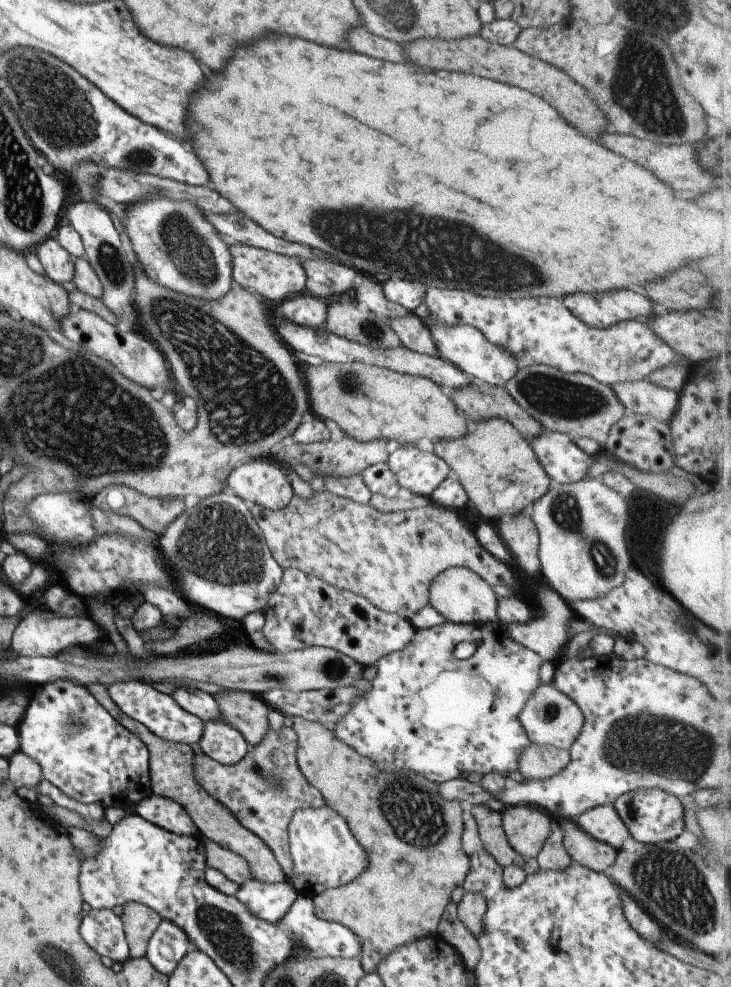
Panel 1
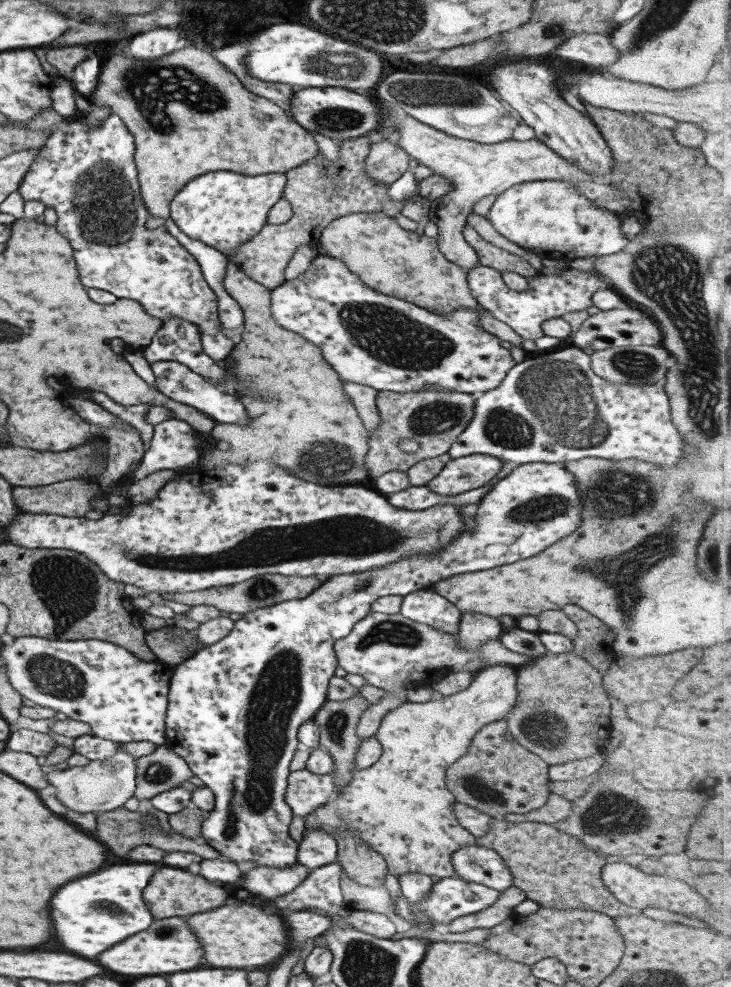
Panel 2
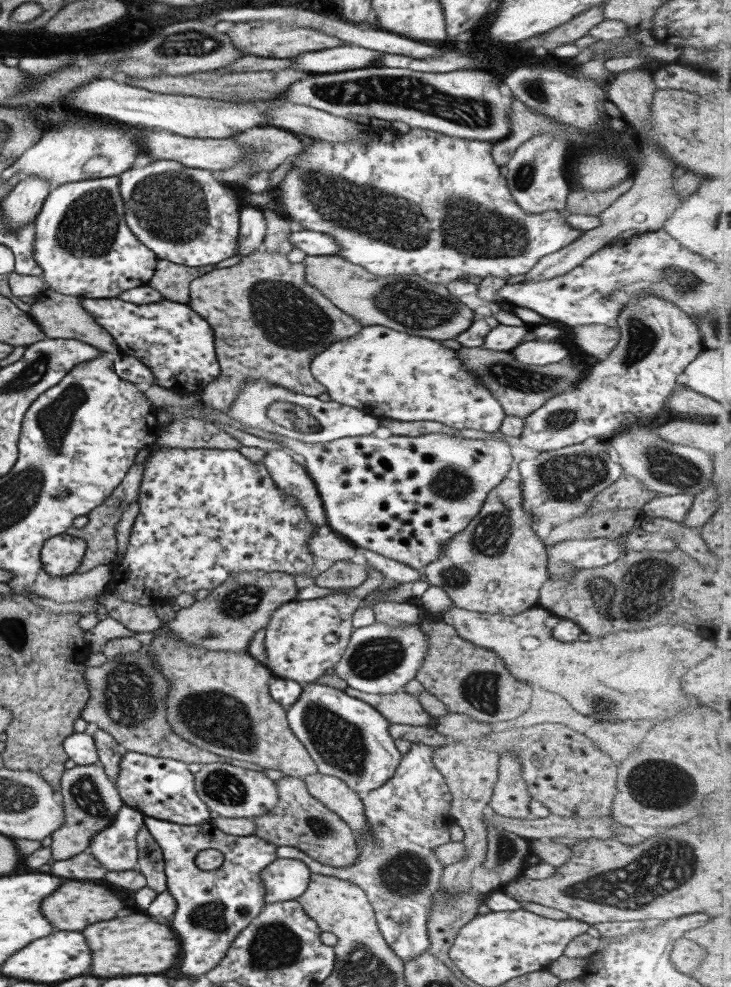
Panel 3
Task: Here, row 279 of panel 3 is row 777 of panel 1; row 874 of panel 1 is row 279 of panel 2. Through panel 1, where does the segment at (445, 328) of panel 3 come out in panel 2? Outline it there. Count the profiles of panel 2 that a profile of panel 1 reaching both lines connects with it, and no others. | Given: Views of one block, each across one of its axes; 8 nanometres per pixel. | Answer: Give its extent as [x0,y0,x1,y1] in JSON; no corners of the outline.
[316,212,522,346]

